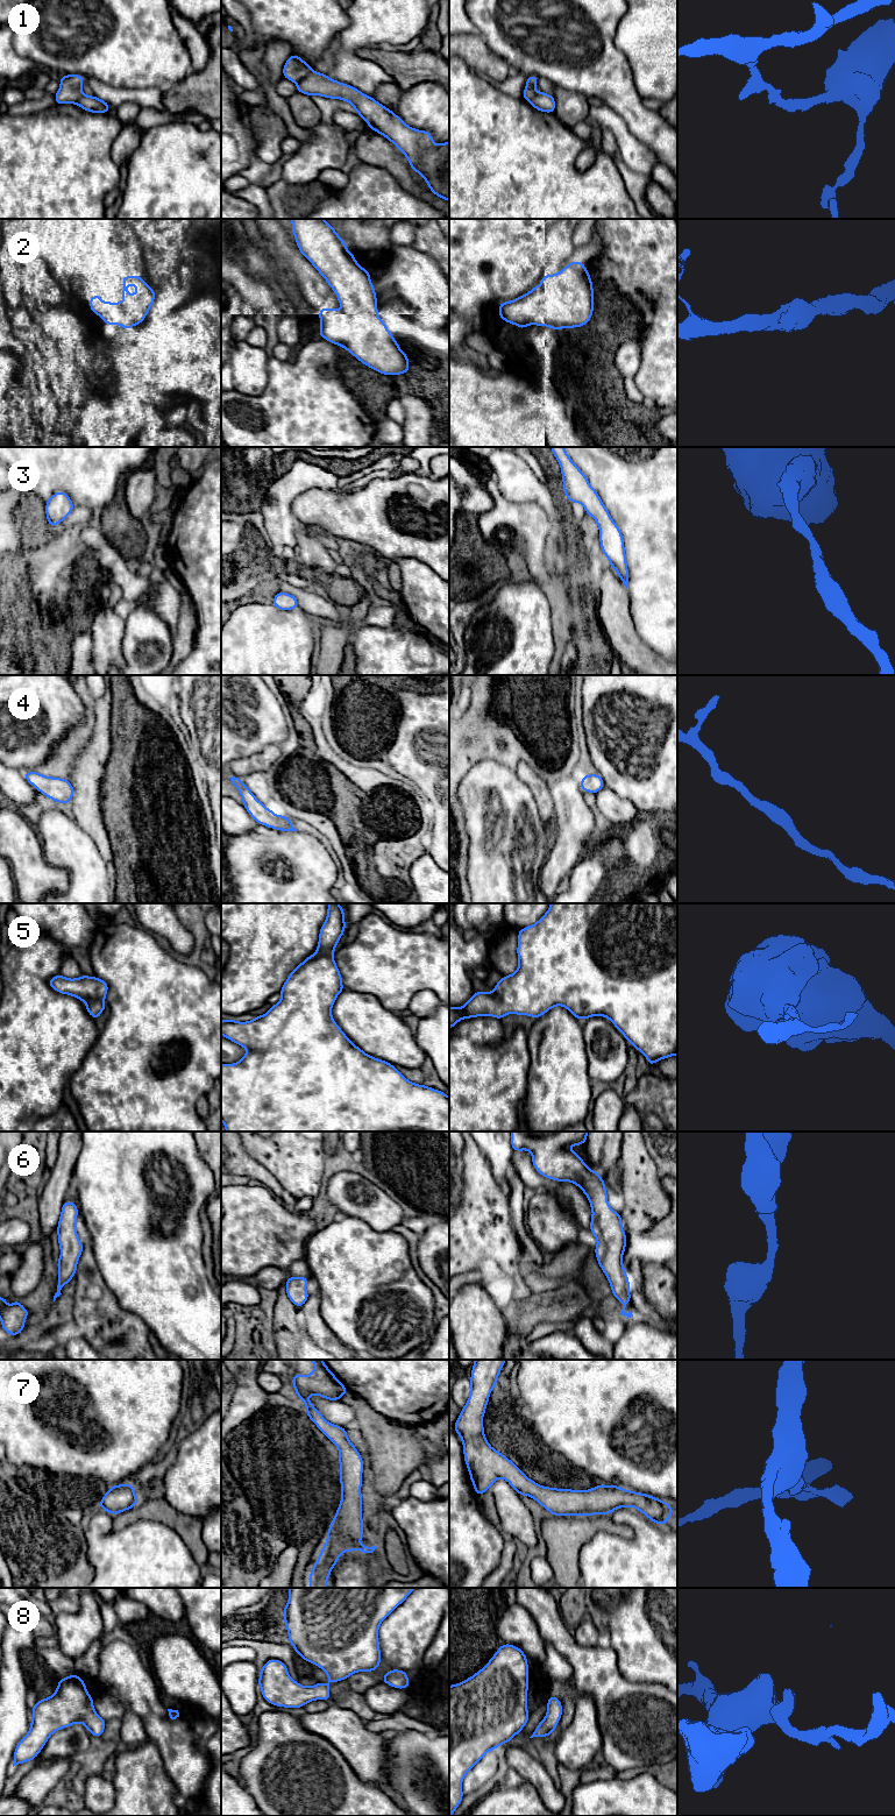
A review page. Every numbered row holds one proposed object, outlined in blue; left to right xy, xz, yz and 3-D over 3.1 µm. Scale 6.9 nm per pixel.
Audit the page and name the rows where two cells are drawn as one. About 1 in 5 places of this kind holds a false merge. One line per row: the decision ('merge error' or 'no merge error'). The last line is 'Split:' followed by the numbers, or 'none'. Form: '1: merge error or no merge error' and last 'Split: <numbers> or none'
1: merge error
2: no merge error
3: no merge error
4: no merge error
5: no merge error
6: no merge error
7: no merge error
8: no merge error
Split: 1

